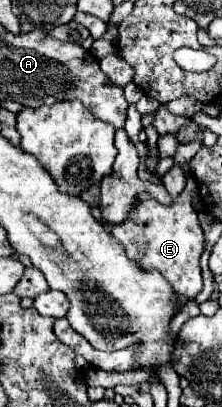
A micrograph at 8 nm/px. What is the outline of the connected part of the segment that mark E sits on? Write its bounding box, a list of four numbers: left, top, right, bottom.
[111,180,205,298]

